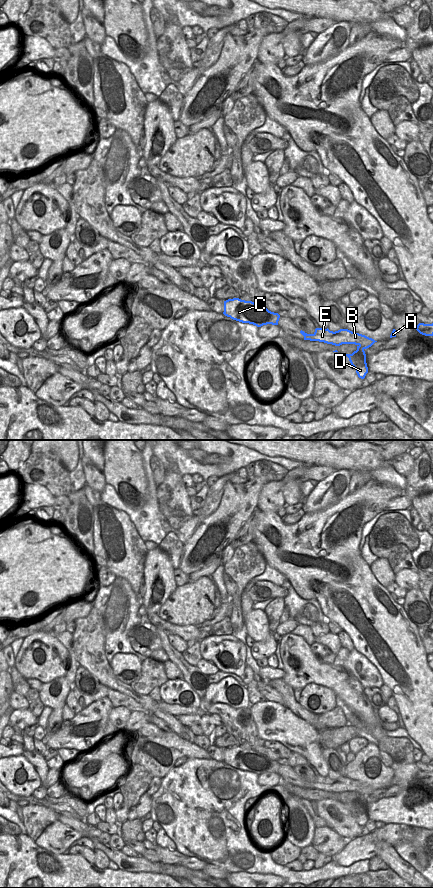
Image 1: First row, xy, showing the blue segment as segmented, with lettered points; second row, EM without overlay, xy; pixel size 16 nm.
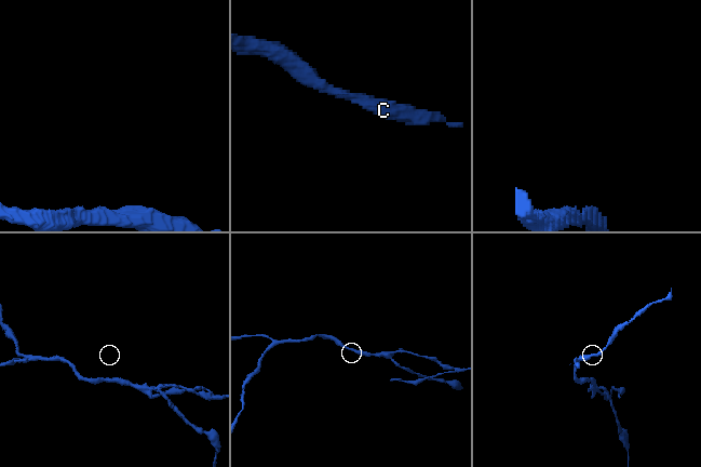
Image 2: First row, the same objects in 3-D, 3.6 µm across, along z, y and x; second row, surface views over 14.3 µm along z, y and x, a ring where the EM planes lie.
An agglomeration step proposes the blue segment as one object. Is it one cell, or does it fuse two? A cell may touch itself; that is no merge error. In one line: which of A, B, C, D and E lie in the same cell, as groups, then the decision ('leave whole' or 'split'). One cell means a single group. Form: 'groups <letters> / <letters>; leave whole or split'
groups A B E / C D; split

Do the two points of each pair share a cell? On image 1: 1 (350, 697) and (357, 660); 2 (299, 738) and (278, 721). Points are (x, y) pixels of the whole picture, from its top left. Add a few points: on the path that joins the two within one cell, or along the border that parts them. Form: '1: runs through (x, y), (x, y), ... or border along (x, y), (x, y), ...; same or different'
1: border along (333, 664), (340, 665), (349, 671), (364, 688); different
2: runs through (294, 733), (283, 726); same

